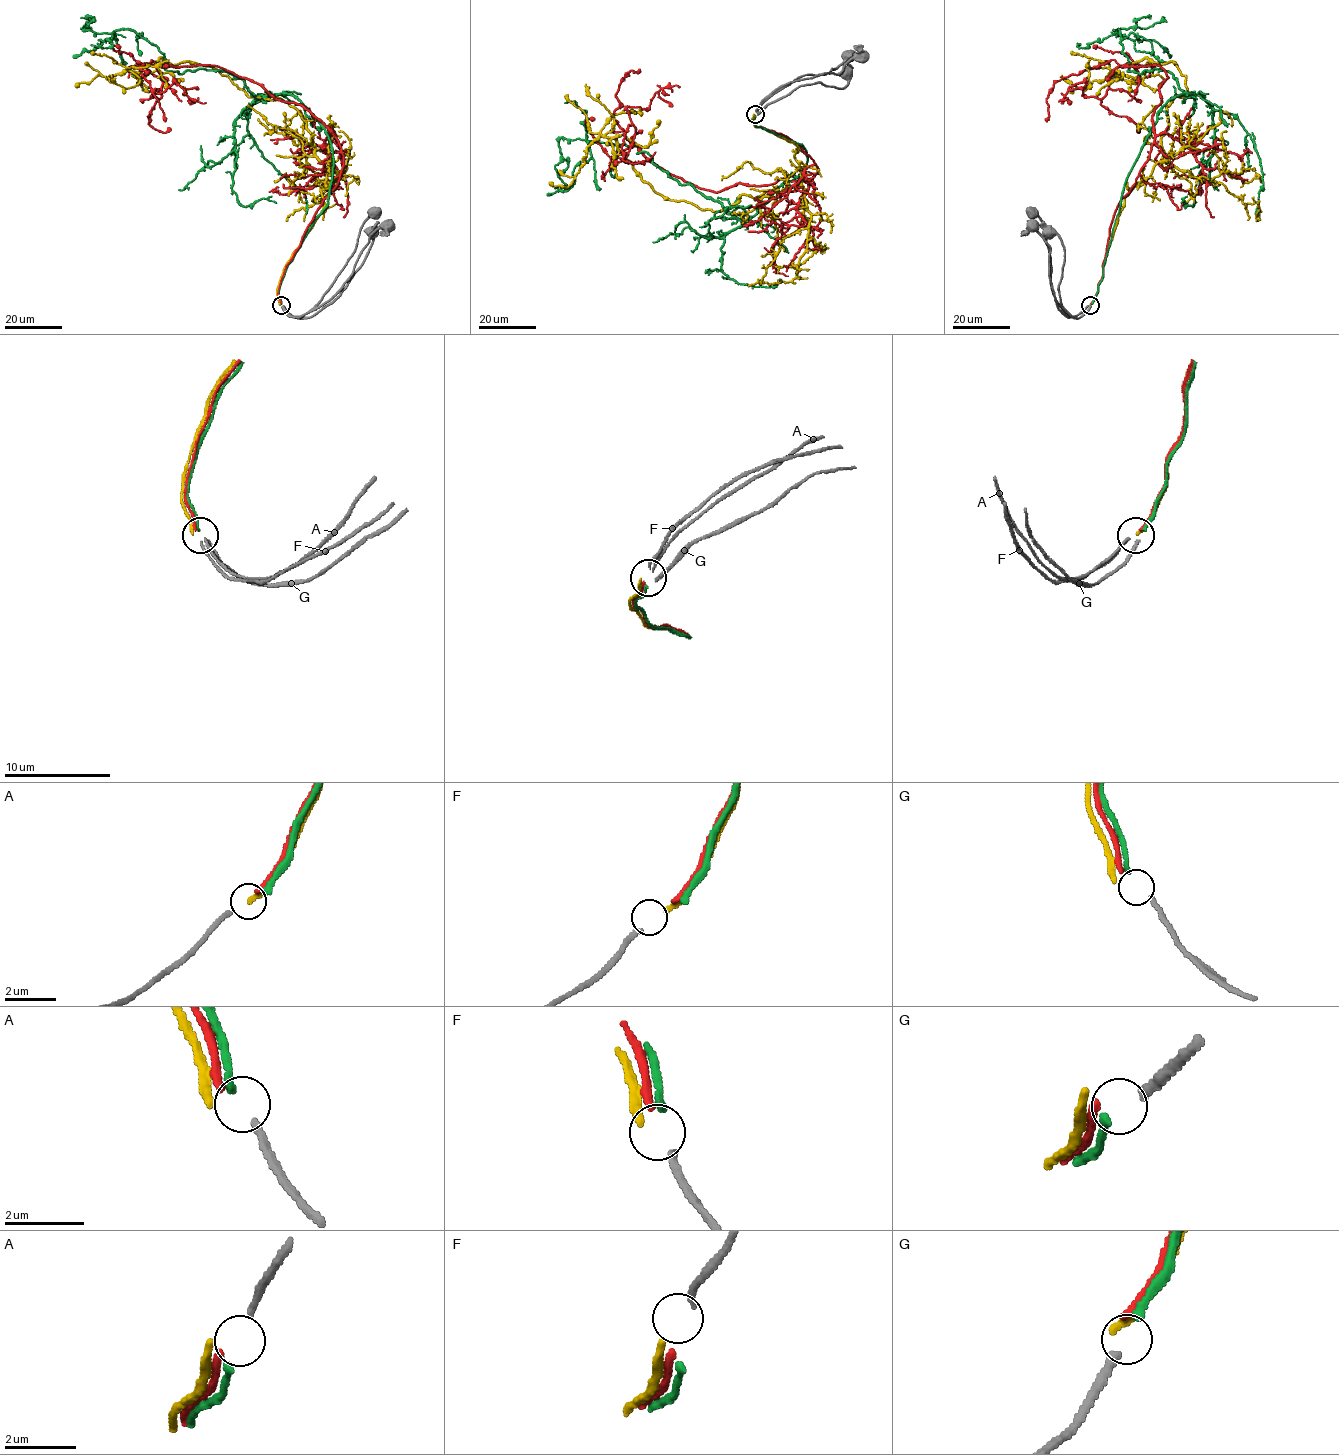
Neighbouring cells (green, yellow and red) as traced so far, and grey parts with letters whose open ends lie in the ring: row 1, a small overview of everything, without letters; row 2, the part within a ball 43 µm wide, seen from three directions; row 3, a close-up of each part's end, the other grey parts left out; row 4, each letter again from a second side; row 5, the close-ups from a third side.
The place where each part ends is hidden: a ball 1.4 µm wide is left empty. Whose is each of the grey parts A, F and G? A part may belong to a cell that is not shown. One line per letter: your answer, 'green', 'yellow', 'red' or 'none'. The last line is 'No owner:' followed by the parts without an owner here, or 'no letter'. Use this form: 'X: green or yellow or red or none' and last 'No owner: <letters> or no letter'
A: red
F: yellow
G: green
No owner: no letter

